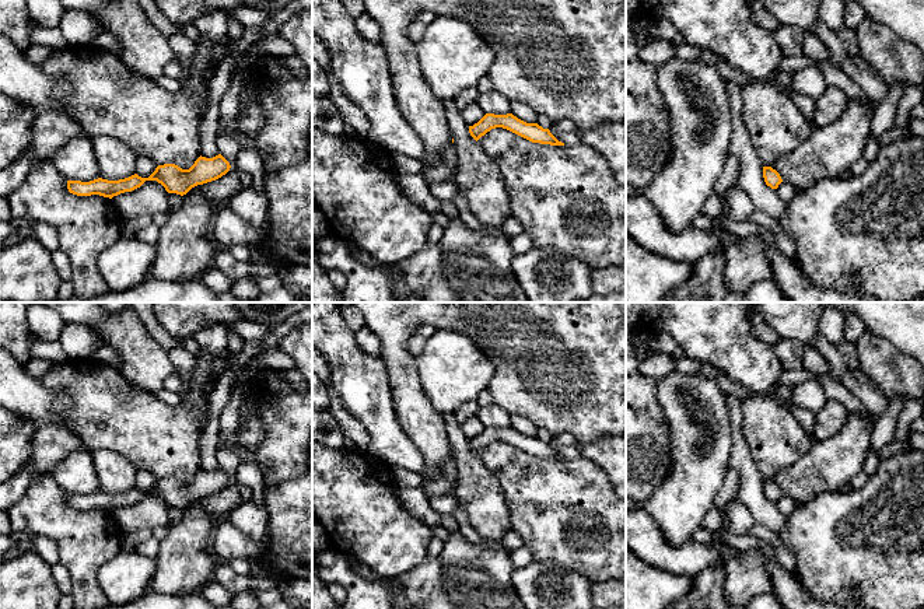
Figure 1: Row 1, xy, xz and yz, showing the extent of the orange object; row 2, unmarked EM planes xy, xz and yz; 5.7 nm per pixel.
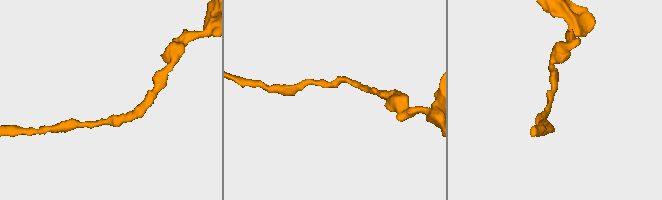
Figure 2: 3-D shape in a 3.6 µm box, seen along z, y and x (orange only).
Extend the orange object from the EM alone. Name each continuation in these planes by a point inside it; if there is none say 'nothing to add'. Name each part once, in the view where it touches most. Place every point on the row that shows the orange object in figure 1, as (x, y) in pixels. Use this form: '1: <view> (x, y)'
nothing to add

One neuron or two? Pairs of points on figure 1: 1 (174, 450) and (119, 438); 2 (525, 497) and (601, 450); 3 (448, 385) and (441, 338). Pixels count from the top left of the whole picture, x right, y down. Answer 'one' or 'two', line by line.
1: one
2: two
3: one

